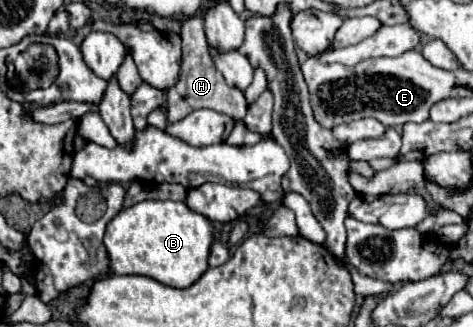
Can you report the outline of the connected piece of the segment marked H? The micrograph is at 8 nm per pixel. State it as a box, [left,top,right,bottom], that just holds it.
[166,17,248,123]

